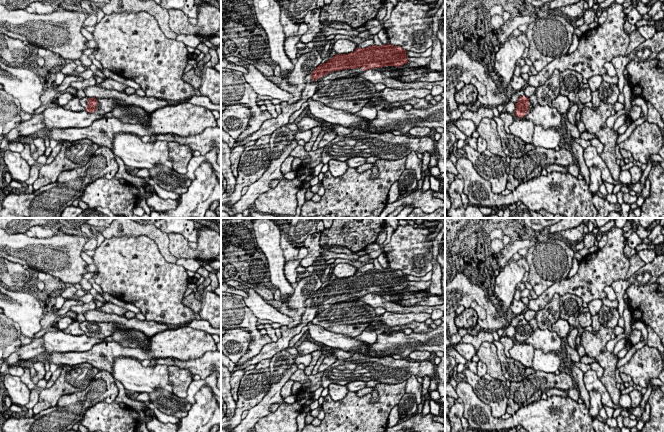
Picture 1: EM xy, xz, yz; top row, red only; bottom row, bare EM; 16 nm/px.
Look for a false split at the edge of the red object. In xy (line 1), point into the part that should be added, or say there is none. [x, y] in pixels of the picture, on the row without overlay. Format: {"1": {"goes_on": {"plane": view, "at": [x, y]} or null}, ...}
{"1": {"goes_on": {"plane": "xy", "at": [105, 330]}}}

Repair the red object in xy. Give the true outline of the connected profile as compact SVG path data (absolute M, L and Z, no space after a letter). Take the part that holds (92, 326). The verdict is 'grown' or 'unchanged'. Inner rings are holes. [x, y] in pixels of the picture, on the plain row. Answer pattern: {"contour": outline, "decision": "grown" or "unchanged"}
{"contour": "M83 321L80 323L80 328L89 337L97 337L111 341L112 334L117 330L113 323L108 322L89 322Z", "decision": "grown"}

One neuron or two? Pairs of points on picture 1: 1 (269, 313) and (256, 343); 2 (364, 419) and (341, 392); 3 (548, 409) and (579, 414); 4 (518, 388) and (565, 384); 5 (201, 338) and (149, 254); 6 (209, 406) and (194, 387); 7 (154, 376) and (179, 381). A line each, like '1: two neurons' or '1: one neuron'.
1: two neurons
2: two neurons
3: one neuron
4: one neuron
5: two neurons
6: two neurons
7: two neurons

